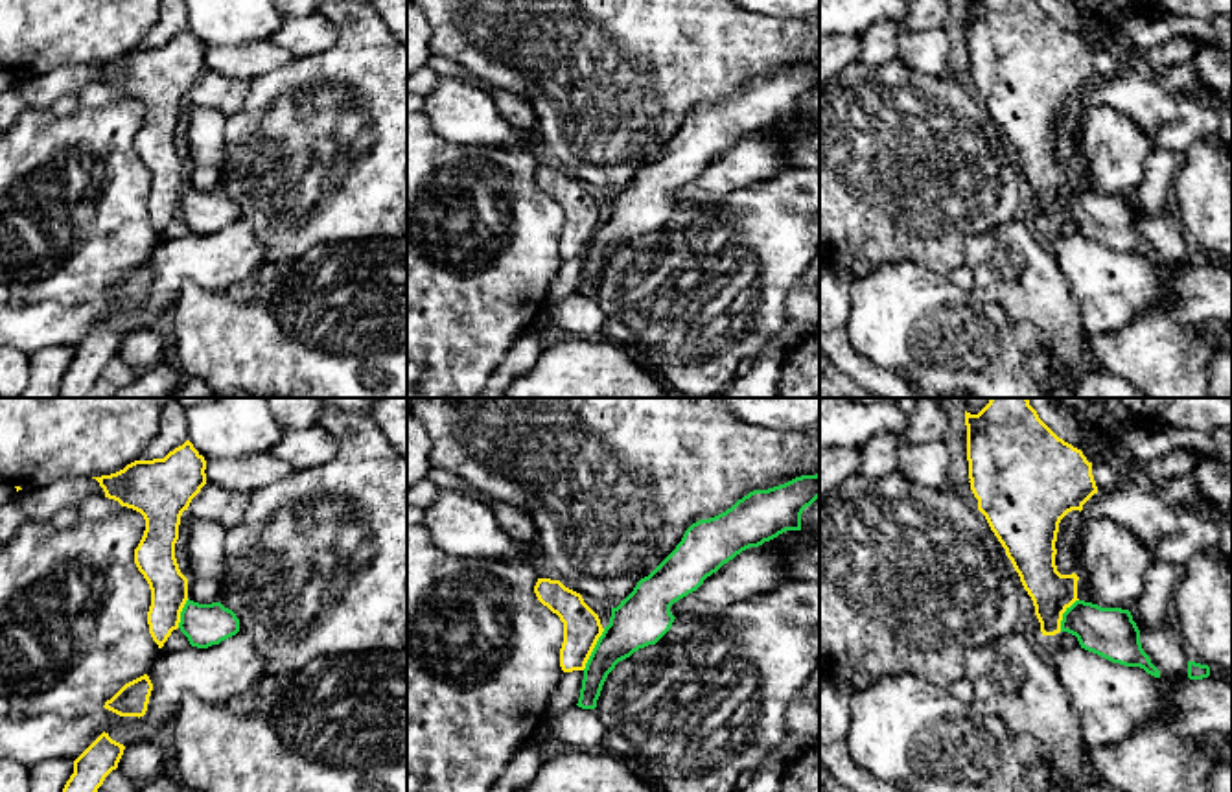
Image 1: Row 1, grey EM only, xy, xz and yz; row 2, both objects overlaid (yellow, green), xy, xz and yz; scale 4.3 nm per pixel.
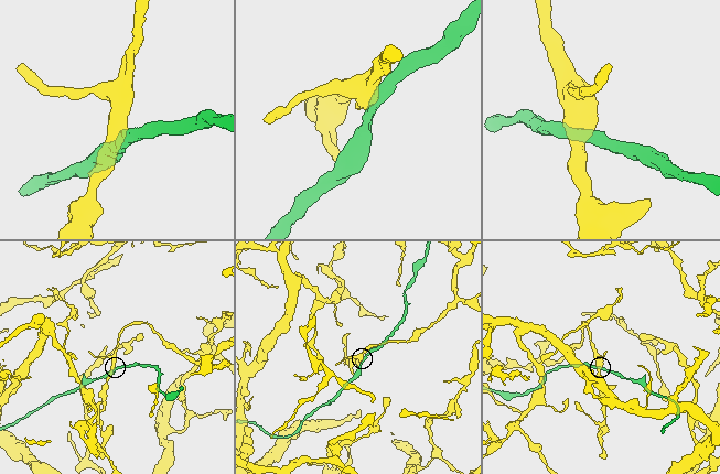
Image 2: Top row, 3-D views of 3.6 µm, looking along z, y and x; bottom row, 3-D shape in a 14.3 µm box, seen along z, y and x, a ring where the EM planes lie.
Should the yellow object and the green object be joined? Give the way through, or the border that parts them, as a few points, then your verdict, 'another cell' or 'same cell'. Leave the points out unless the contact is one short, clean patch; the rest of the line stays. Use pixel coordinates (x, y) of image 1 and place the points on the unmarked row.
along xz (604, 216), (582, 256) | another cell

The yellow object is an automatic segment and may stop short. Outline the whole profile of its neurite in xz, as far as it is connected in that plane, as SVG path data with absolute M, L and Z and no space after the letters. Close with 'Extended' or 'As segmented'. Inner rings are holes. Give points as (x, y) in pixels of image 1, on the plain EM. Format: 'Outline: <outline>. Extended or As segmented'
Outline: M538 166L534 181L564 210L562 258L584 258L604 219L599 203L584 190L580 181L565 175L560 168Z. As segmented

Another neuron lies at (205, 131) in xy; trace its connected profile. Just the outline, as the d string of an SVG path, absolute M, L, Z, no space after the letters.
M193 107L188 123L190 166L188 186L199 192L219 188L225 168L225 127L228 116Z

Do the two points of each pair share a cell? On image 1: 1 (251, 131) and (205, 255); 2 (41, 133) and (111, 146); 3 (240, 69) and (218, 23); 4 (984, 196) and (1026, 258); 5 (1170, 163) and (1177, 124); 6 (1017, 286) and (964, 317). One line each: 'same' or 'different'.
1: different
2: same
3: different
4: different
5: different
6: different

